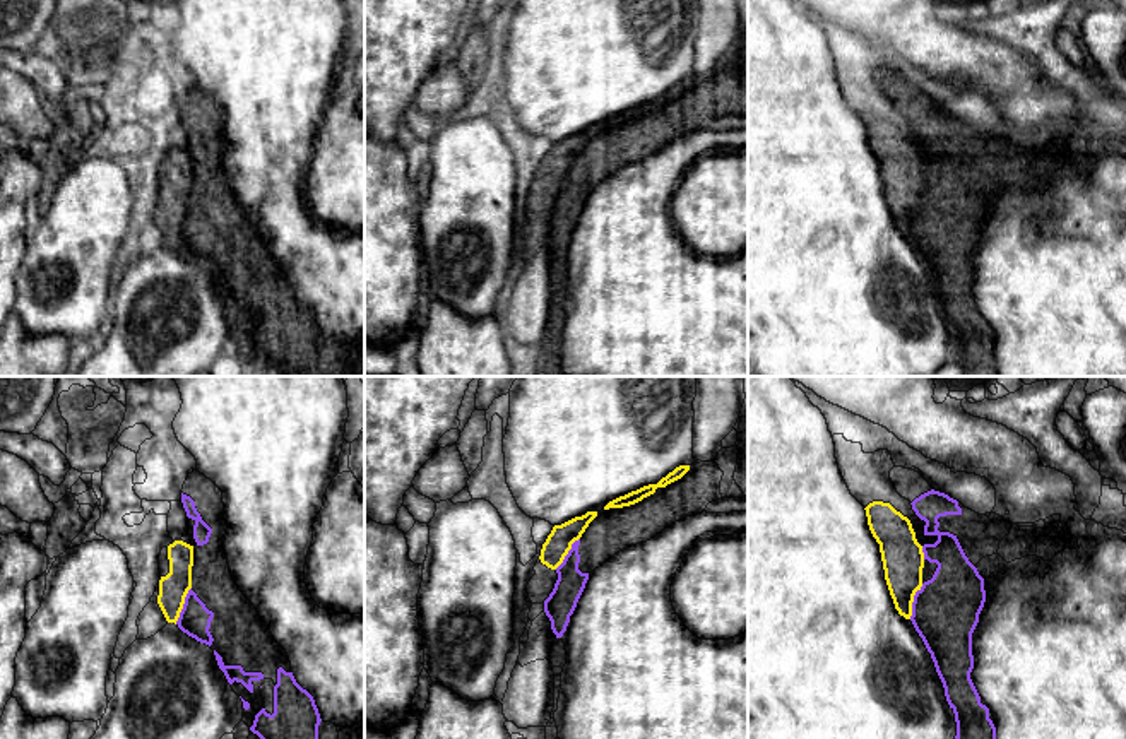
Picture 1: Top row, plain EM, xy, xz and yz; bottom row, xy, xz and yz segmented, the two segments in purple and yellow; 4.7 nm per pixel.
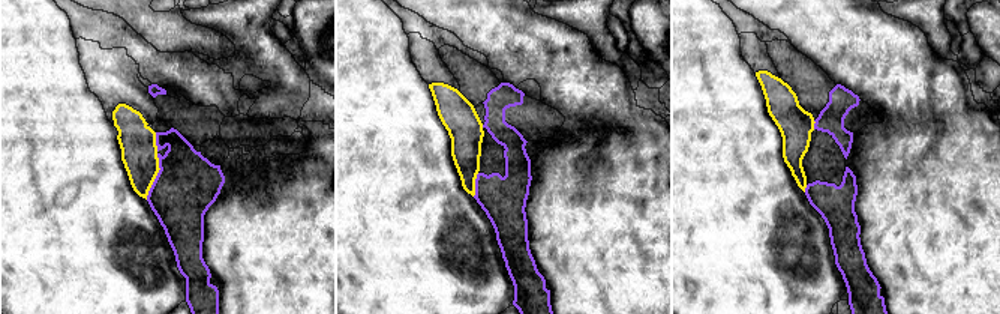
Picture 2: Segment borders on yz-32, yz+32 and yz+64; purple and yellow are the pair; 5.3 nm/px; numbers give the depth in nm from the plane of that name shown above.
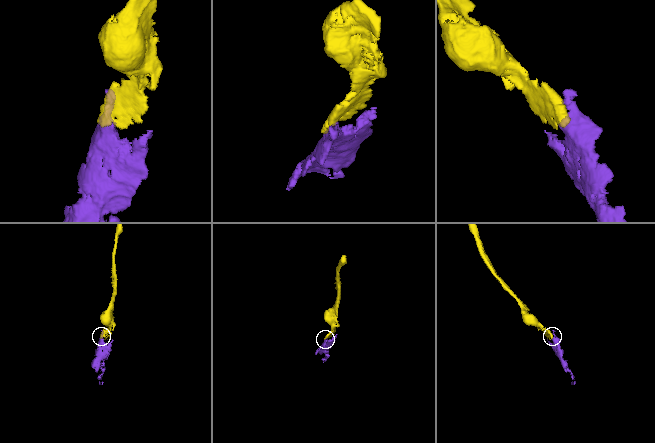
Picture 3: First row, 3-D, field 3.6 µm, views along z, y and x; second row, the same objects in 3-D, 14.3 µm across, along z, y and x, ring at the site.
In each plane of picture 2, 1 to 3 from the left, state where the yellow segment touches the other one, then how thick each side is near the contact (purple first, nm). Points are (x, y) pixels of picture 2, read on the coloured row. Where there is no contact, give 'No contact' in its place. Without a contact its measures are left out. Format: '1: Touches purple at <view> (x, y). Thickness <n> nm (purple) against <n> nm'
1: Touches purple at yz-32 (156, 176). Thickness 340 nm (purple) against 200 nm
2: Touches purple at yz+32 (476, 185). Thickness 240 nm (purple) against 160 nm
3: Touches purple at yz+64 (814, 125). Thickness 140 nm (purple) against 180 nm

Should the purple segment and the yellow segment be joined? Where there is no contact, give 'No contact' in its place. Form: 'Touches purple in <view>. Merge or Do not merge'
Touches purple in yz. Do not merge

